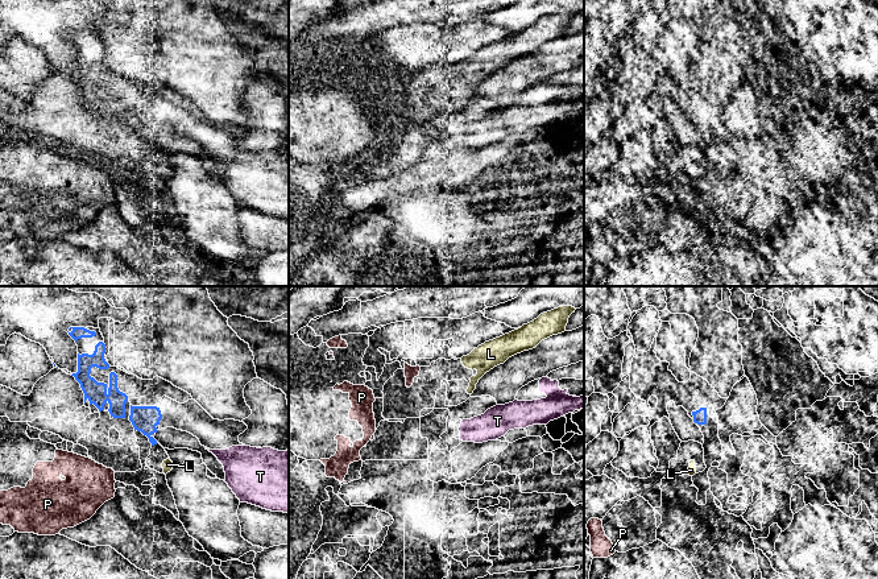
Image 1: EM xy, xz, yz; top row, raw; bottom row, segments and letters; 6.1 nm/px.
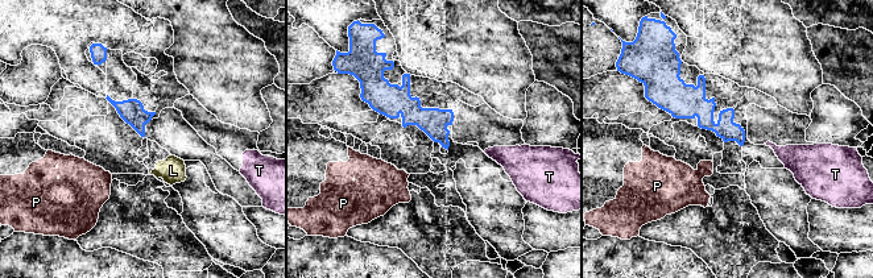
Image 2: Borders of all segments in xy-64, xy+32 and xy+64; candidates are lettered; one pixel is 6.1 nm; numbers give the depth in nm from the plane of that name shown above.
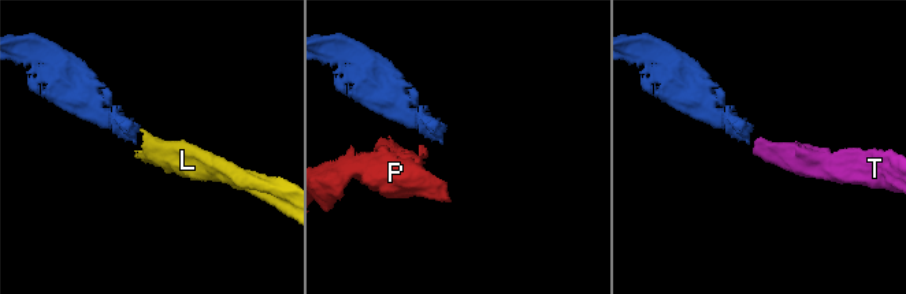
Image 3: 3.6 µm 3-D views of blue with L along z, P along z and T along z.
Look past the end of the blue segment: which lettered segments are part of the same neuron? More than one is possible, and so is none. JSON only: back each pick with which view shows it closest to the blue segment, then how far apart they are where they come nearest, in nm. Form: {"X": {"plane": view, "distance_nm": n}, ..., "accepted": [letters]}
{"T": {"plane": "xy", "distance_nm": 300}, "accepted": ["T"]}

